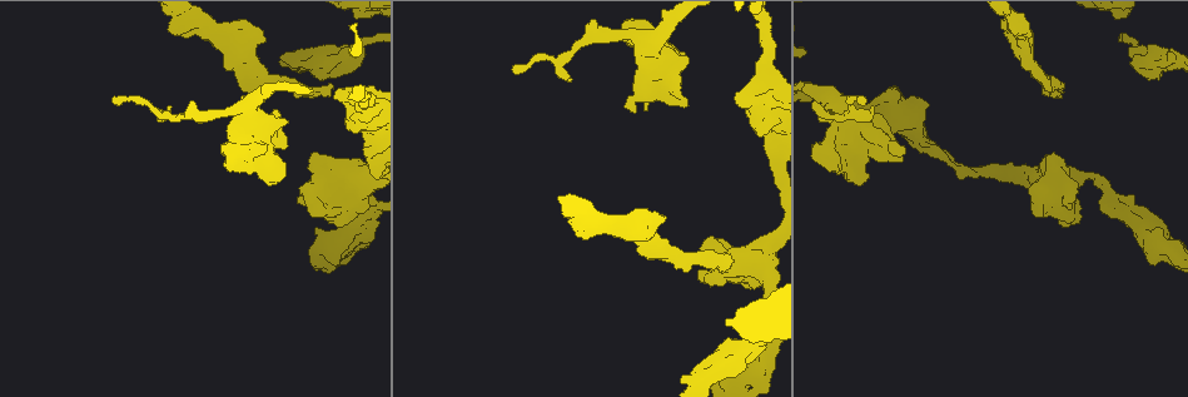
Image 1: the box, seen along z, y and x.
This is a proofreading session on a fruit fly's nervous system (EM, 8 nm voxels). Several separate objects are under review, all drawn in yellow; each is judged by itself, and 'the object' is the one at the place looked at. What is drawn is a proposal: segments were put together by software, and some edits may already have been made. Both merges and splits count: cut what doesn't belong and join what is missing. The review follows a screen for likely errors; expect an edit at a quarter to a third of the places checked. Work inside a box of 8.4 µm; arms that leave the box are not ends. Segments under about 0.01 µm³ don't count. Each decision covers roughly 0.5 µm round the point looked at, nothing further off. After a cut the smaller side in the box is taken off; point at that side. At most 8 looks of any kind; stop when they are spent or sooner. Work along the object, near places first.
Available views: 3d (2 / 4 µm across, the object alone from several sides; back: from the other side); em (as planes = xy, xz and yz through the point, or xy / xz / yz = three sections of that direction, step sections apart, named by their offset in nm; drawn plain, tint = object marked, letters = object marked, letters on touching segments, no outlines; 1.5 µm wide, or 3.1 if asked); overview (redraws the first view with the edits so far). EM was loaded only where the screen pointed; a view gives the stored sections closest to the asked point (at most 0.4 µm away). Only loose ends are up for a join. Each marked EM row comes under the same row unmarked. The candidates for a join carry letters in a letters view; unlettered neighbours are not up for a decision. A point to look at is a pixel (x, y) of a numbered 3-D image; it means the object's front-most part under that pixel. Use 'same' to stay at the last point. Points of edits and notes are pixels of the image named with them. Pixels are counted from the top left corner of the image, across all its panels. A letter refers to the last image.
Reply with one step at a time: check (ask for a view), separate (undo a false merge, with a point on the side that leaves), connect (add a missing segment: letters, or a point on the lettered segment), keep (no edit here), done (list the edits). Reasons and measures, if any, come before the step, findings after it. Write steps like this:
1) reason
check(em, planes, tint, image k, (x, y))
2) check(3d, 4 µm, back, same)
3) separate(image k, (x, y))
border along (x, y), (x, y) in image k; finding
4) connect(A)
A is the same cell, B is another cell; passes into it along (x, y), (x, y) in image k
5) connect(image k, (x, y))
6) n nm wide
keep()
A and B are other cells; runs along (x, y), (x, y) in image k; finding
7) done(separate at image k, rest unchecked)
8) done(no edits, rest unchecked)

stops while still wide
check(3d, 2 µm, image 1, (335, 98))

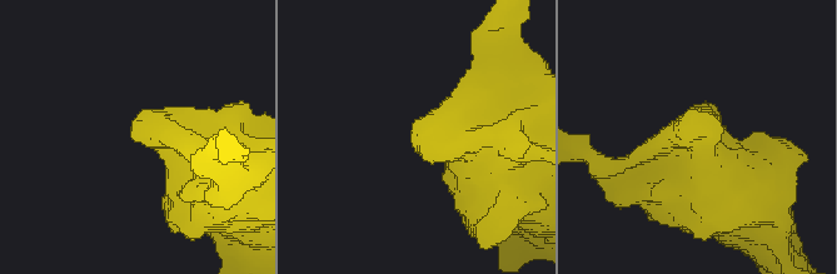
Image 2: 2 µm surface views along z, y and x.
need the tissue
check(em, yz, step 4, tint, image 2, (411, 141))

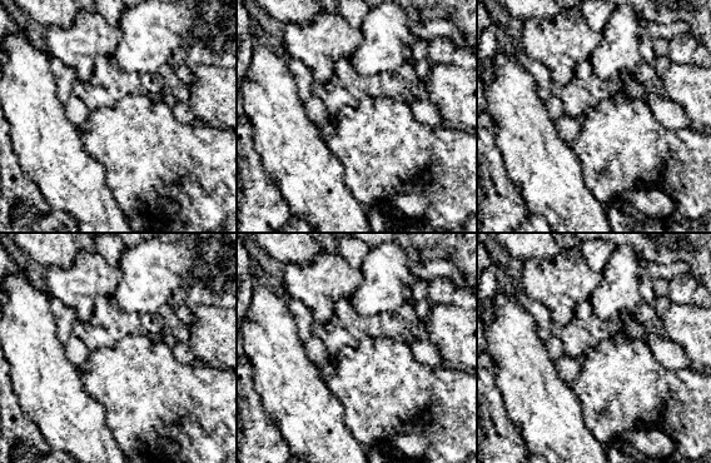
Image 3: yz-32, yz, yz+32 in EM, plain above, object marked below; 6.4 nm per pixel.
check(em, planes, letters, same)

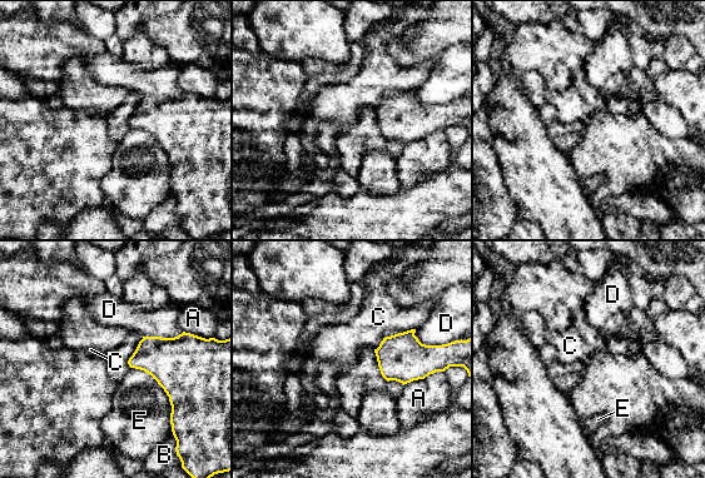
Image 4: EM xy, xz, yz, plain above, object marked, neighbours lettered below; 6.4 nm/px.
keep()
A, B, C, D and E are other cells; border along (130, 367), (168, 397), (173, 434) in image 4; no lettered segment goes on from it

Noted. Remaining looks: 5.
branch stops here
check(3d, 4 µm, image 1, (324, 93))

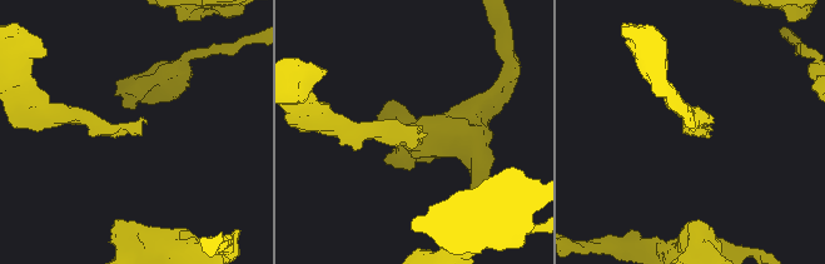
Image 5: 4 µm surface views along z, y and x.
now the EM
check(em, planes, letters, image 5, (411, 147))

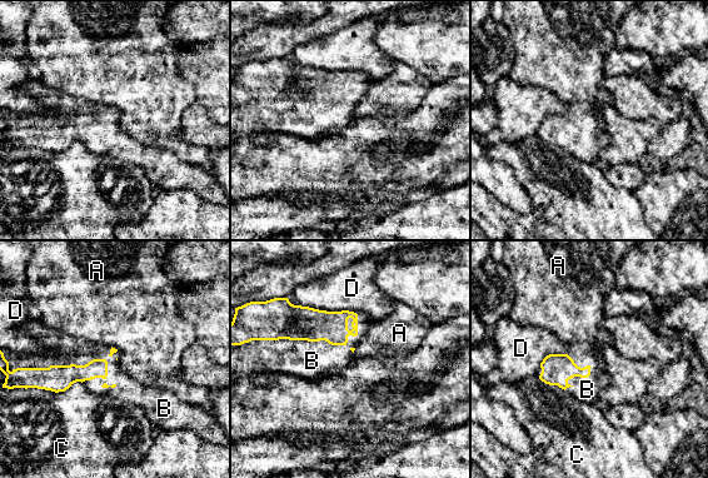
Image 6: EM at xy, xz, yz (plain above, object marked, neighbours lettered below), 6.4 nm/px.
B touches over 650 nm
connect(B)
B is the same cell, A, C and D are other cells; it goes on there

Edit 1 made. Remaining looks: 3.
see it whole again
check(overview)

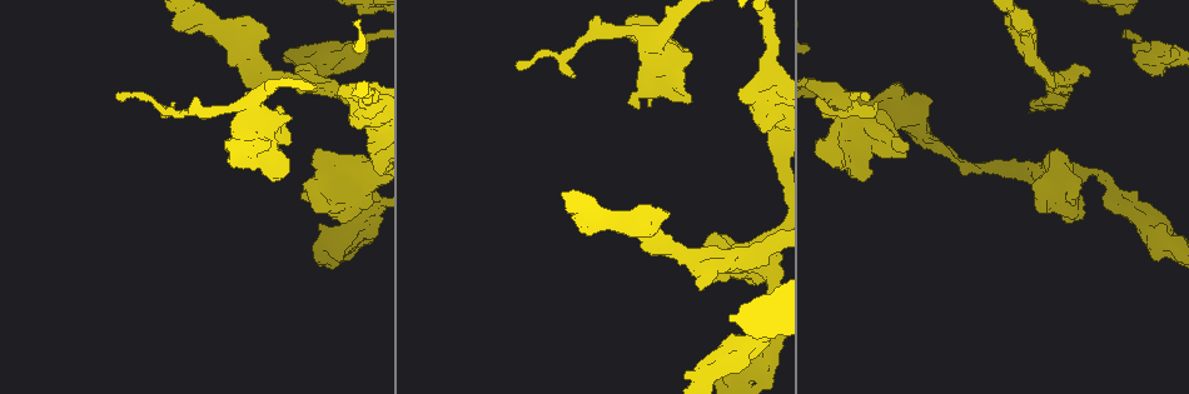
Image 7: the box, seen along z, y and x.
sudden change in width
check(em, xy, step 8, letters, image 7, (1071, 187))

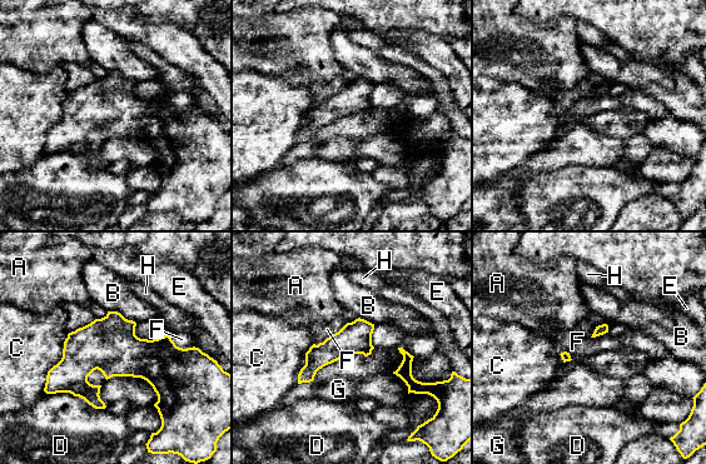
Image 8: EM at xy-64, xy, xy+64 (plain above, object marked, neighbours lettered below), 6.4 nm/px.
check(em, planes, letters, same)

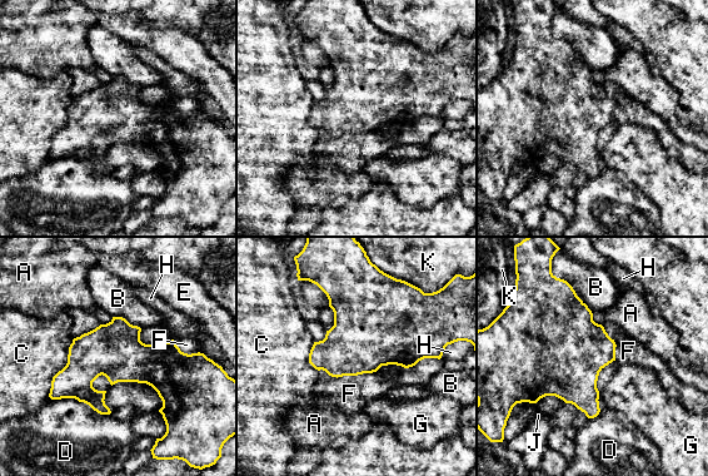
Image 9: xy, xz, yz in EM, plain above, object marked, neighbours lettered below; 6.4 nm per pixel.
C touches over 420 nm
keep()
A, B, C, D, E, F, G, H, J and K are other cells; runs along (190, 368), (88, 365), (53, 395) in image 9; one cell here

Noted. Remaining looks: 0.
done(connect at image 6, rest unchecked)

